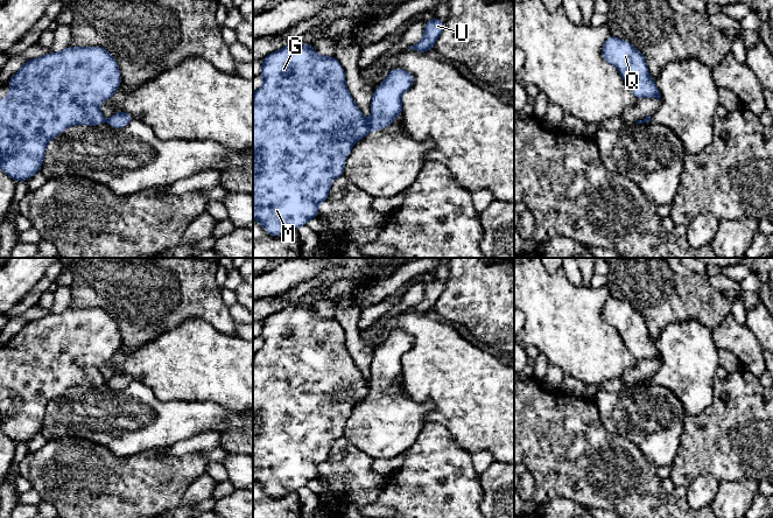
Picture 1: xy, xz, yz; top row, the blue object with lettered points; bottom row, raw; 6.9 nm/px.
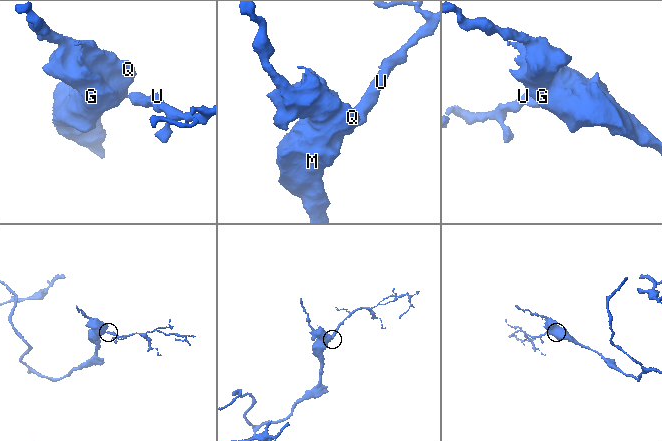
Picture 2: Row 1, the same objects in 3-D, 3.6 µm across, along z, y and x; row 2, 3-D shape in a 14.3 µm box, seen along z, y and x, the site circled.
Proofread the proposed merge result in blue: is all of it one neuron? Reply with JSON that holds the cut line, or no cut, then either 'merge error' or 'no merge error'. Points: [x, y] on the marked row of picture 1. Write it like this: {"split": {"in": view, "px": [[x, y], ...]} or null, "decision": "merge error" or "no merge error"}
{"split": {"in": "xz", "px": [[366, 123], [370, 130]]}, "decision": "merge error"}

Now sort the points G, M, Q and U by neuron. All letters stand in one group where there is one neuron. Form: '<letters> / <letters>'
G M Q / U

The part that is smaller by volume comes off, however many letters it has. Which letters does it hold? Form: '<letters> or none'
U

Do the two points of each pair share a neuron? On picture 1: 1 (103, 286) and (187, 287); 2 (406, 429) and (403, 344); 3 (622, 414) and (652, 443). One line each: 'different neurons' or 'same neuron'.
1: same neuron
2: same neuron
3: same neuron

